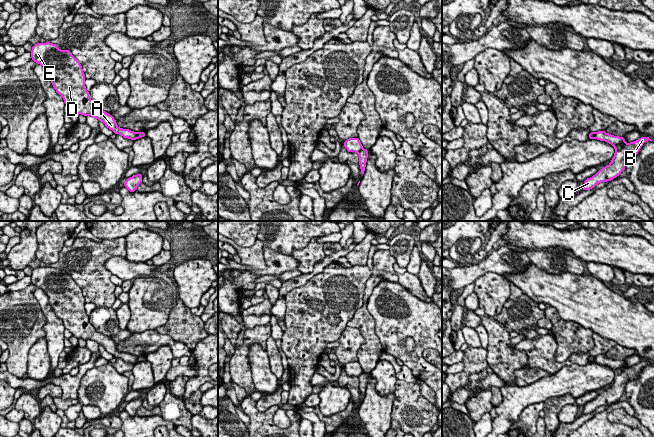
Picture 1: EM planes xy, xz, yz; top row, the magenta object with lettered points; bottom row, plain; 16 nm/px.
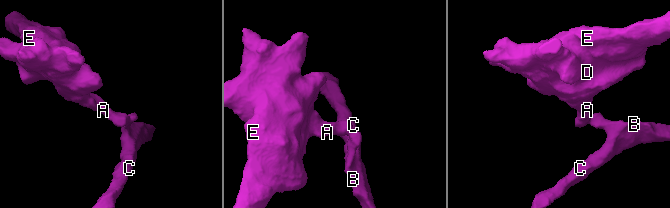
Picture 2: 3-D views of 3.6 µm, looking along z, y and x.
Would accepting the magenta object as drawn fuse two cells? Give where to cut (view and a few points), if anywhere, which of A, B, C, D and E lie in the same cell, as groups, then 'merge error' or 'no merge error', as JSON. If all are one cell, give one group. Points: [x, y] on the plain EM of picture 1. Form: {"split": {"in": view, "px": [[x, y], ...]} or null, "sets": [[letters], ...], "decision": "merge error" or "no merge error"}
{"split": {"in": "xz", "px": [[362, 372], [357, 376]]}, "sets": [["A", "D", "E"], ["B", "C"]], "decision": "merge error"}

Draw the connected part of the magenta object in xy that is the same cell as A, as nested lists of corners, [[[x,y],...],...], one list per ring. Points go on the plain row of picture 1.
[[[50,266],[37,267],[32,271],[31,282],[46,293],[54,313],[74,337],[97,342],[116,359],[137,363],[136,356],[119,352],[112,339],[96,331],[86,314],[82,290],[69,274],[60,274]]]

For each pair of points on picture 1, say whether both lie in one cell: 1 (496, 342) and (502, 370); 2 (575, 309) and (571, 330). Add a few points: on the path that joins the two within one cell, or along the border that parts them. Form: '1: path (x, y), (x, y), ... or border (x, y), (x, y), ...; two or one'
1: path (500, 349), (503, 363); one
2: border (554, 307), (563, 319), (577, 322), (594, 332); two

